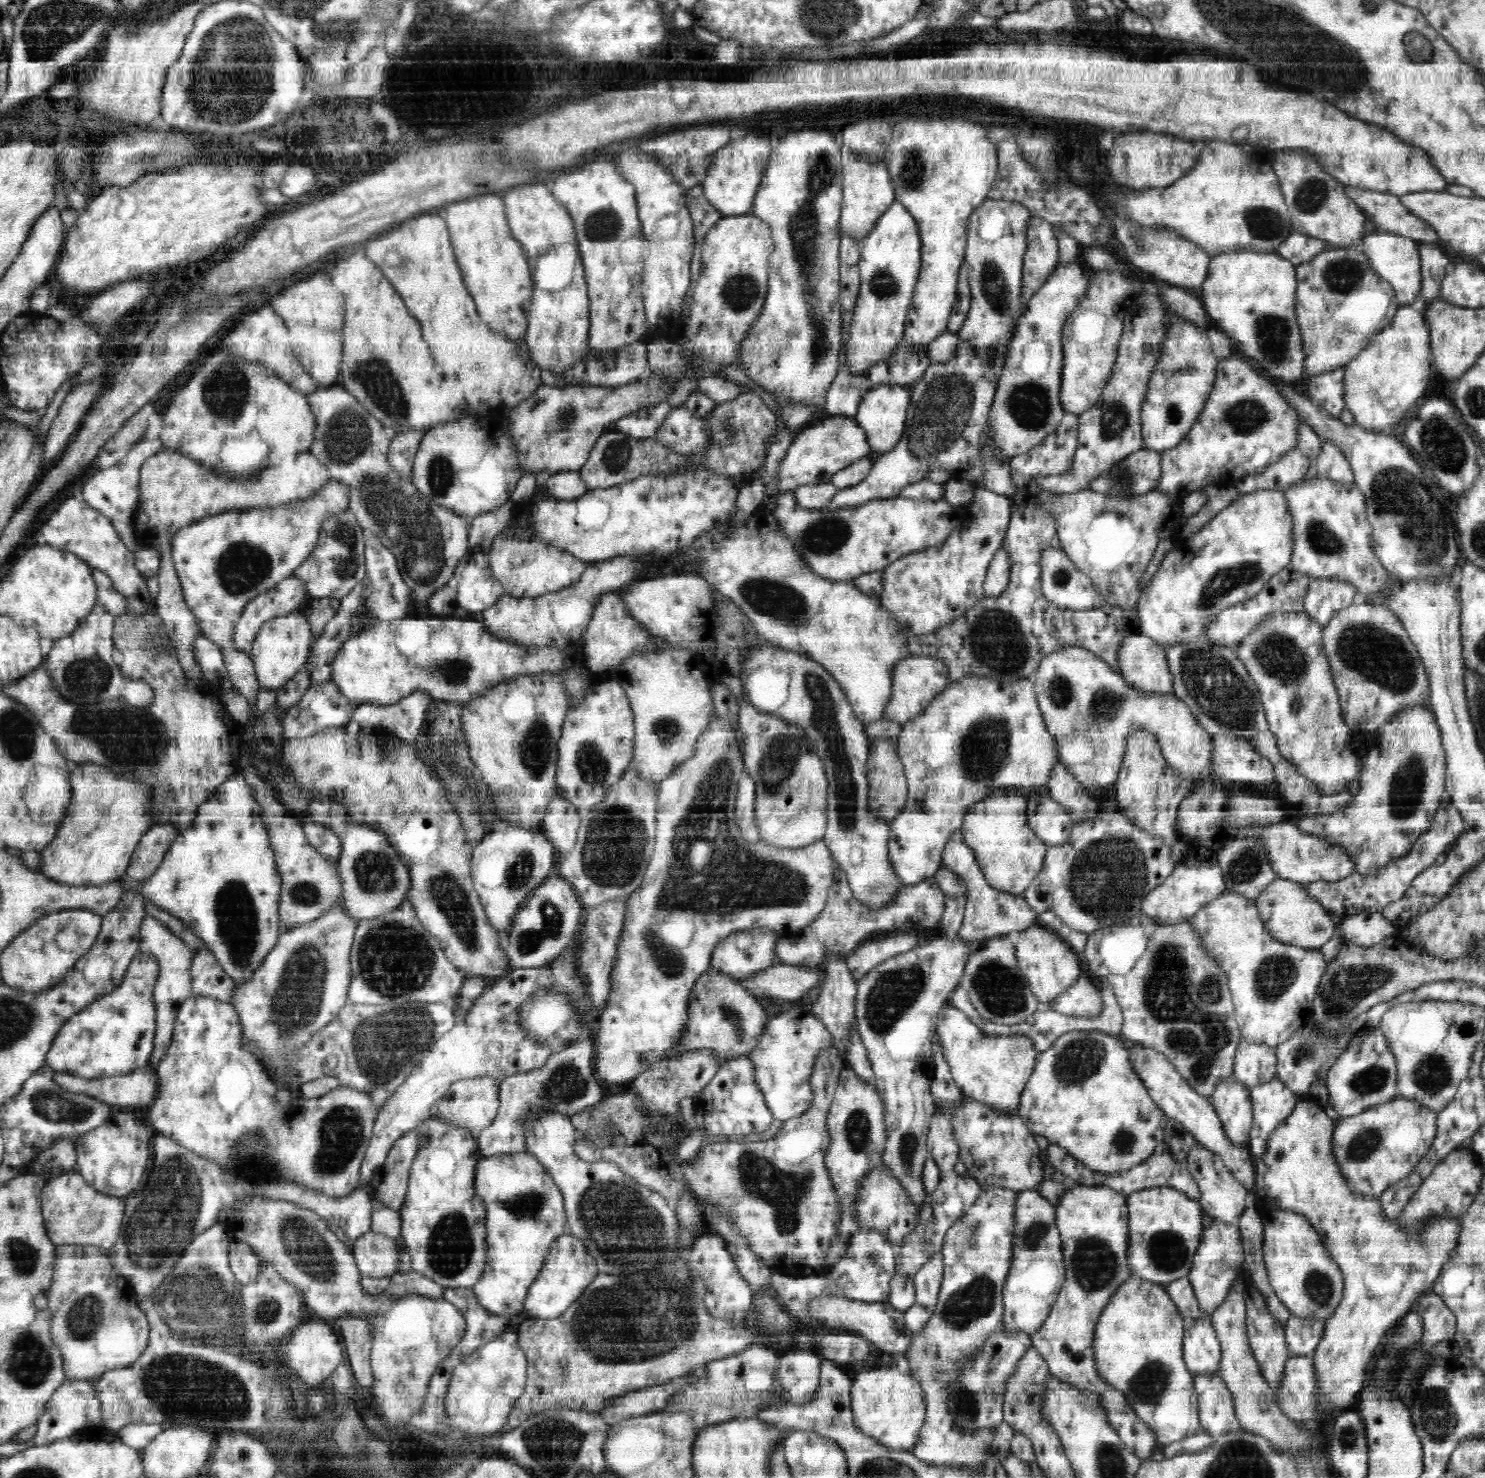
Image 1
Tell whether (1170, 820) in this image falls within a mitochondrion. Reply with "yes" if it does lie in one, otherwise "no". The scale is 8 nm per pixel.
no

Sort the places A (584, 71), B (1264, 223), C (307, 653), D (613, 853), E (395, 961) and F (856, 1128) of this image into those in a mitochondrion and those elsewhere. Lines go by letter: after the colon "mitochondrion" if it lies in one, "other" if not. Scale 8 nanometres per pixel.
A: other
B: mitochondrion
C: other
D: mitochondrion
E: mitochondrion
F: mitochondrion

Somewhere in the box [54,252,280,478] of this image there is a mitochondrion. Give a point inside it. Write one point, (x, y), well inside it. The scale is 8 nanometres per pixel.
(225, 390)

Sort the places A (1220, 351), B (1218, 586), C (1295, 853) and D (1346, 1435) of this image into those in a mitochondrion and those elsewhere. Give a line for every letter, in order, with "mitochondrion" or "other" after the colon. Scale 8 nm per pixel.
A: other
B: mitochondrion
C: mitochondrion
D: mitochondrion

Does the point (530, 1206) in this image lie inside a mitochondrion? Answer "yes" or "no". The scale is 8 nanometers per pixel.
yes

